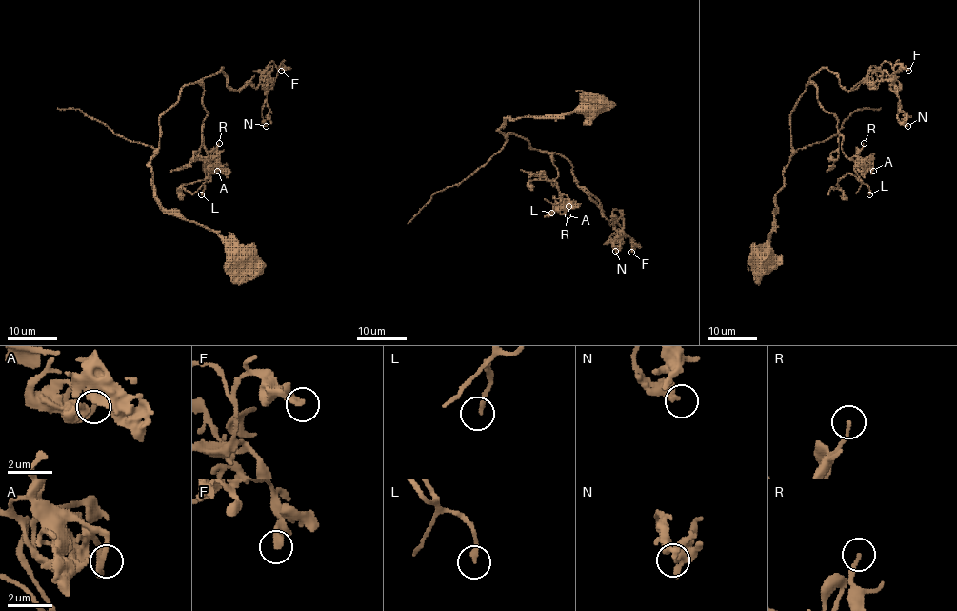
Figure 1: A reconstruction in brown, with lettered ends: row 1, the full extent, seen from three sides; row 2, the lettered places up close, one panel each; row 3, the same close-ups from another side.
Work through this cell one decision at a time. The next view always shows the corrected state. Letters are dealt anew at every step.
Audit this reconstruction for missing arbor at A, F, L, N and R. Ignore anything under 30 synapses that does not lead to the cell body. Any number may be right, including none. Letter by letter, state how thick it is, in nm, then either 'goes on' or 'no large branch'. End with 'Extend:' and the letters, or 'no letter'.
A: 200 nm thick; no large branch
F: 260 nm thick; no large branch
L: 180 nm thick; no large branch
N: 340 nm thick; no large branch
R: 170 nm thick; no large branch
Extend: no letter

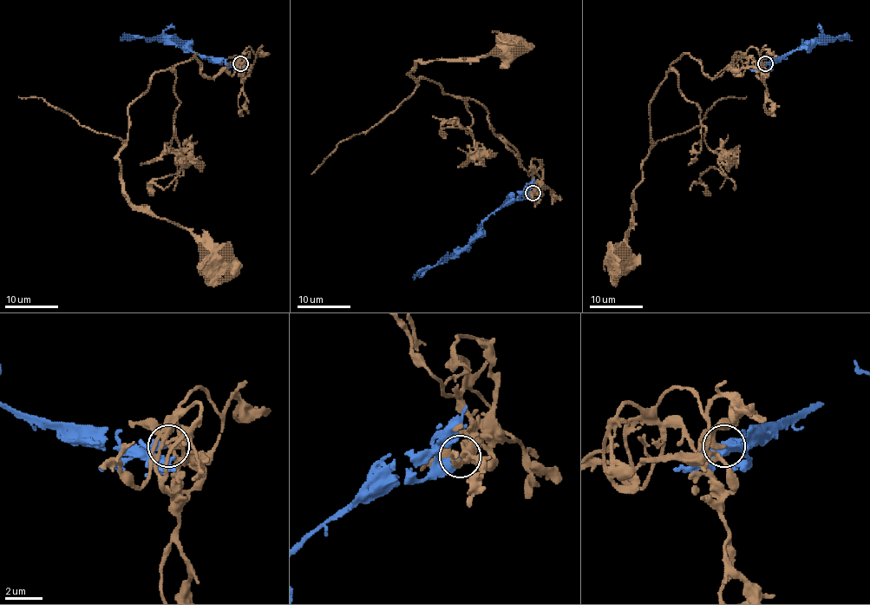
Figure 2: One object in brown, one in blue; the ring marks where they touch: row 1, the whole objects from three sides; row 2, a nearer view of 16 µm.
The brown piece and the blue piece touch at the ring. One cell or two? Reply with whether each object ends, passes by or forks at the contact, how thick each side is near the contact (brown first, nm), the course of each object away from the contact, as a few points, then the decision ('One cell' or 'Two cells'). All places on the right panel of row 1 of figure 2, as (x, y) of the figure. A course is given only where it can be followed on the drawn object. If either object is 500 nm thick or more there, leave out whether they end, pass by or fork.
At the ring brown ends. At the ring blue ends. Thickness 190 nm (brown) against 420 nm. Course of brown: (765, 63), (750, 58), (741, 75), (709, 77), (684, 54), (672, 63), (650, 108), (651, 145), (618, 264). Course of blue: (765, 63), (784, 58), (795, 49), (812, 49), (823, 41), (839, 38), (852, 41). One cell

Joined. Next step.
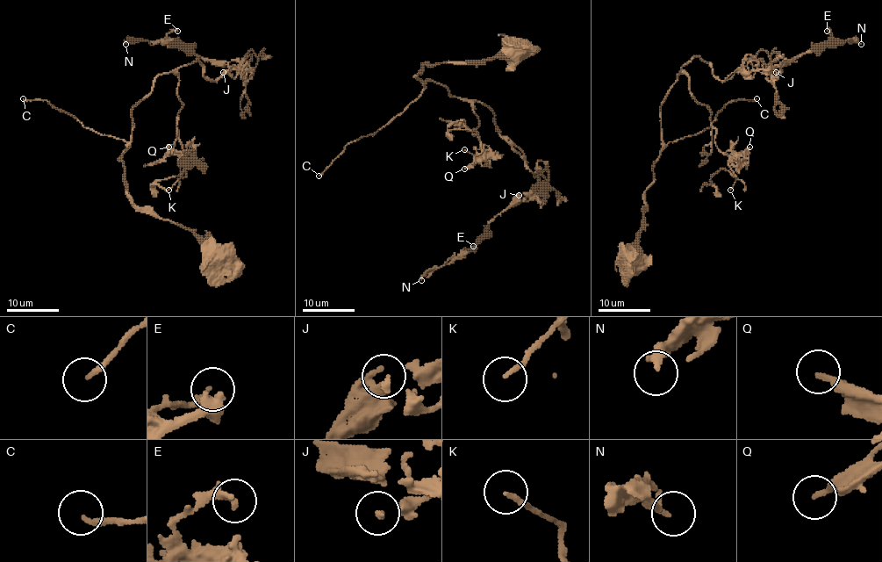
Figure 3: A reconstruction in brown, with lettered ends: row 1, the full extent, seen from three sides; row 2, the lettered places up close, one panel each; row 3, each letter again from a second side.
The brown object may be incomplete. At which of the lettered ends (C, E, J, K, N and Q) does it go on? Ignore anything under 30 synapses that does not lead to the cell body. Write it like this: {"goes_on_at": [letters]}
{"goes_on_at": ["C", "Q"]}

